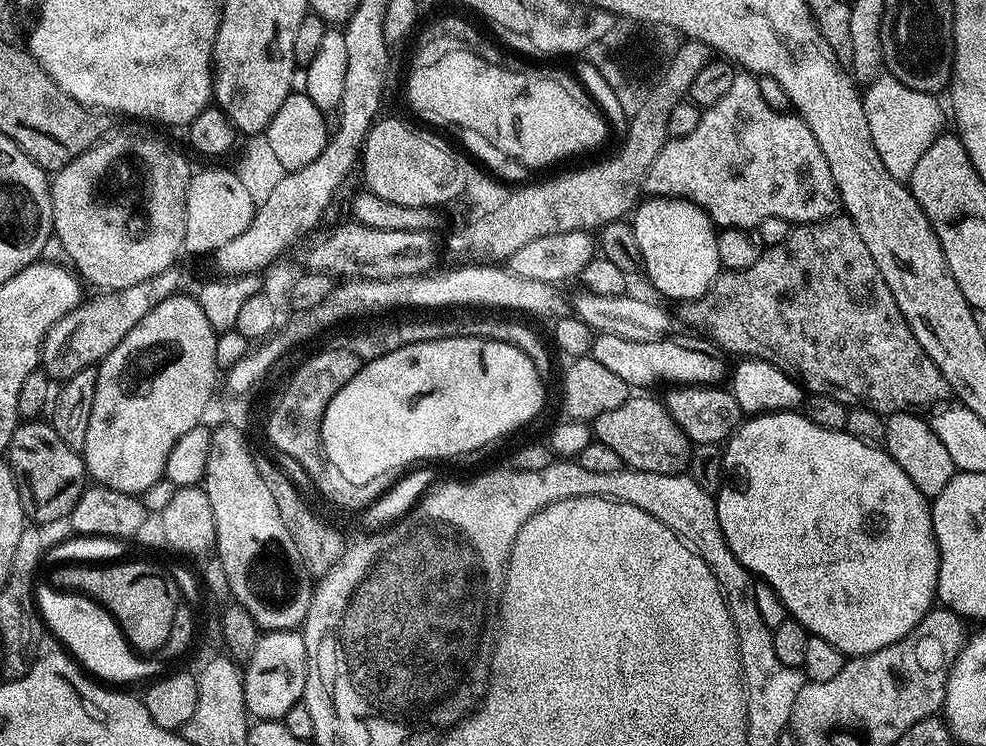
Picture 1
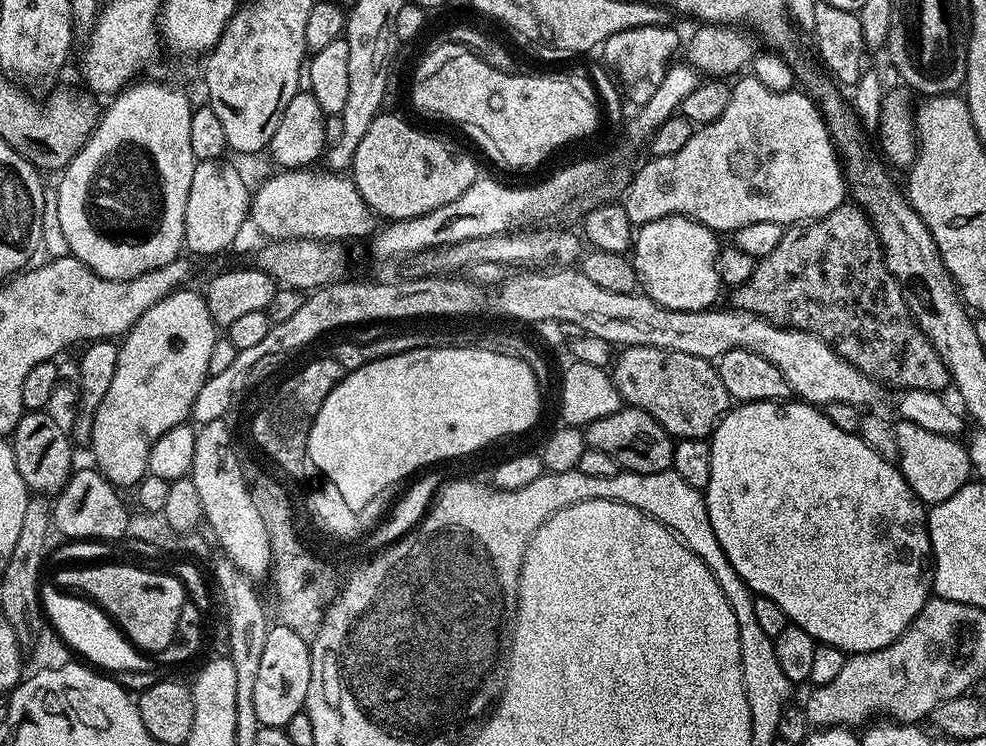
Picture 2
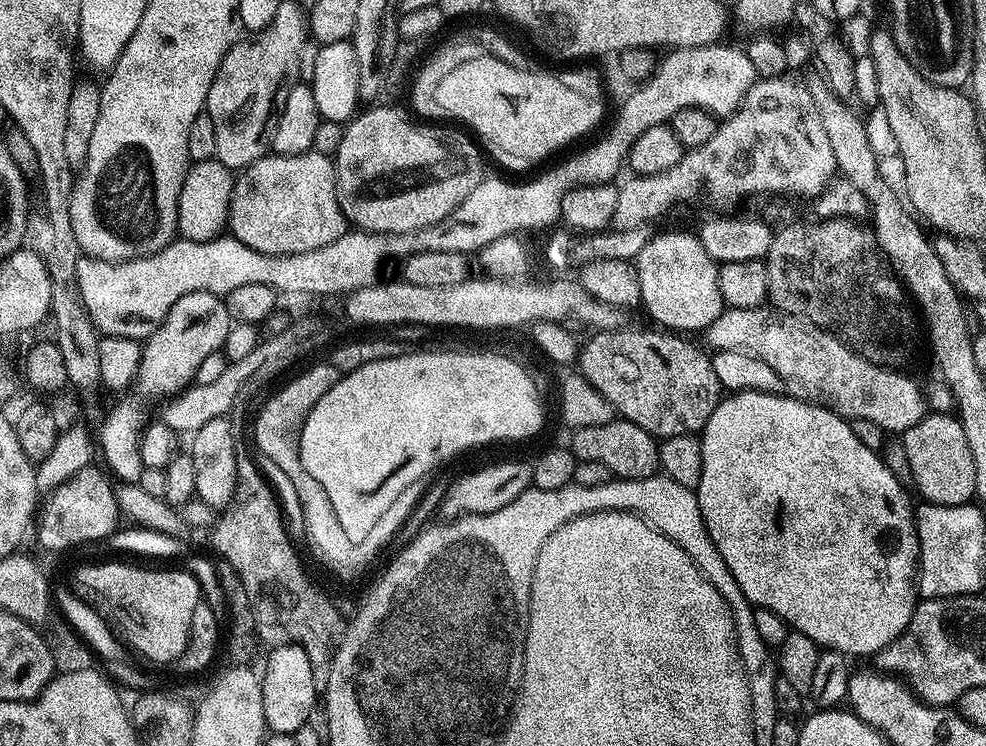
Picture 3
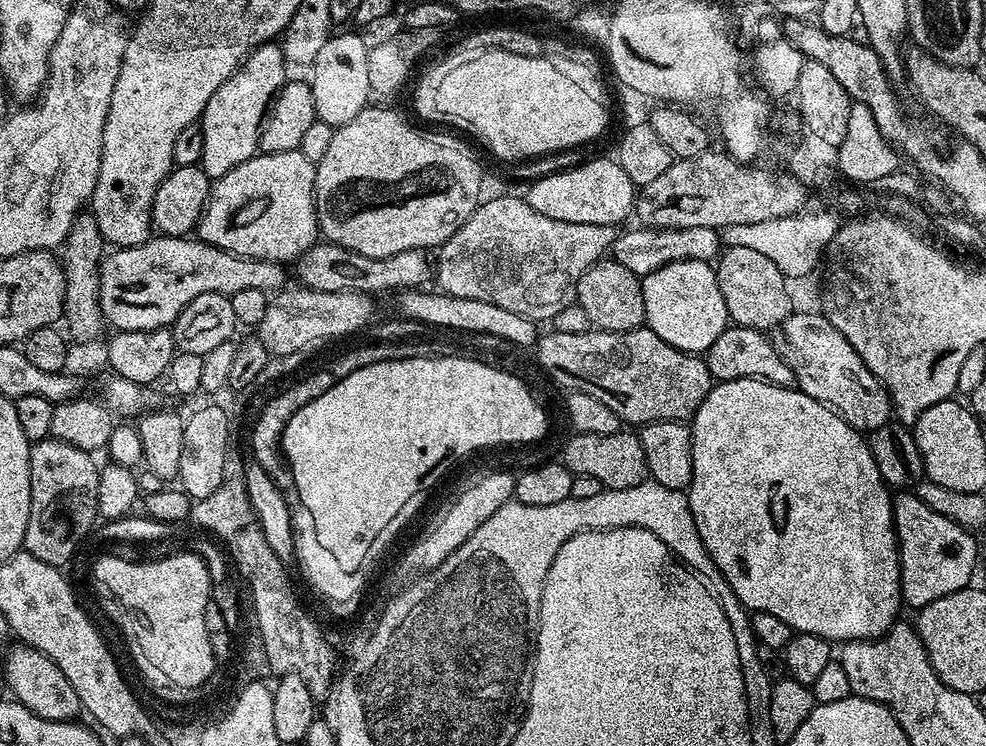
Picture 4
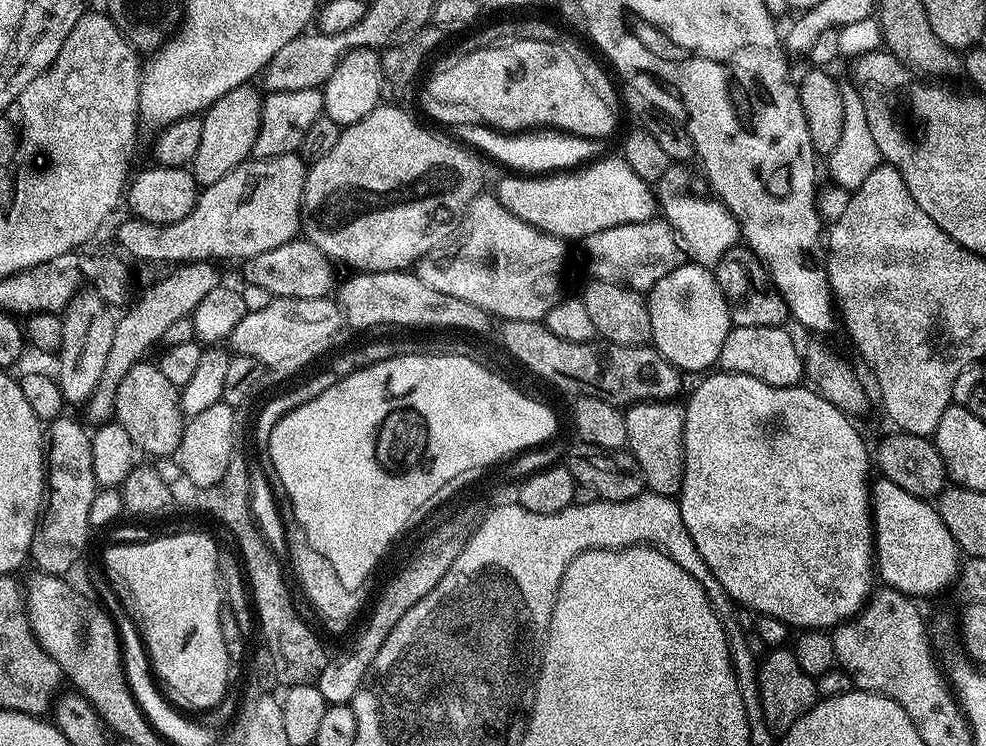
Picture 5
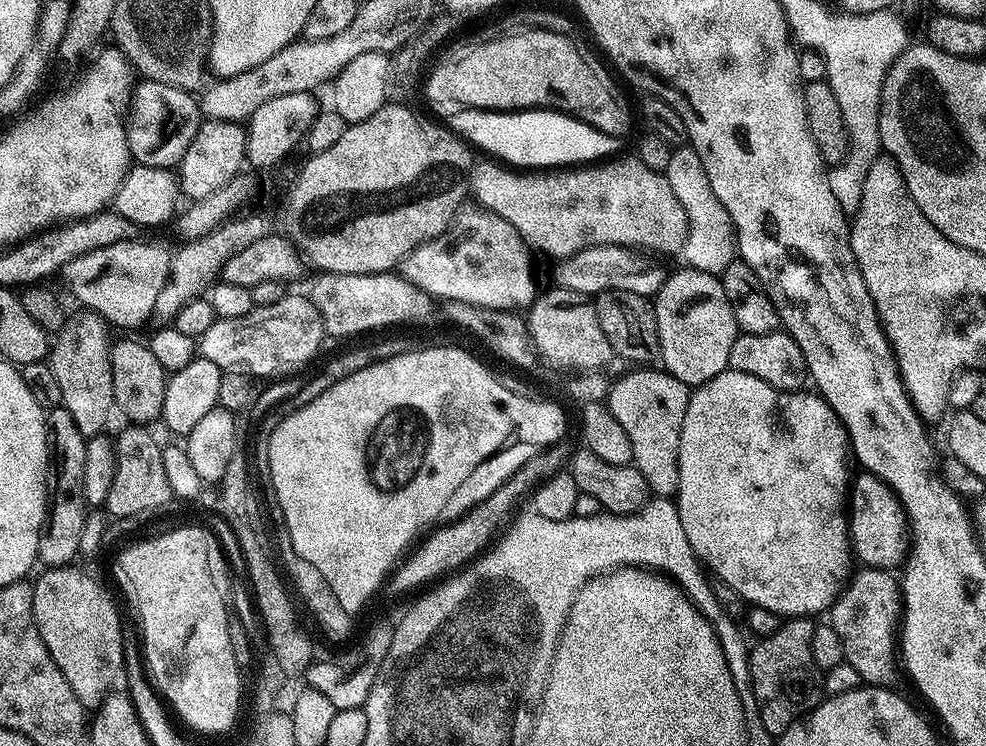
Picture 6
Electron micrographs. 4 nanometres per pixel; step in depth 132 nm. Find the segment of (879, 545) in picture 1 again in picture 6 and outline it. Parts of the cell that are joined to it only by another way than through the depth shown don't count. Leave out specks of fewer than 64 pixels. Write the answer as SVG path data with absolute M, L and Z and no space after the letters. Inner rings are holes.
M725 370L699 385L689 395L686 418L682 422L680 490L674 497L674 503L680 512L682 530L686 530L686 539L690 542L700 563L719 583L730 586L730 590L738 590L738 594L742 594L742 598L747 600L749 605L777 612L782 618L812 618L815 617L815 612L827 613L849 583L848 563L853 563L854 560L852 542L848 534L850 507L848 432L828 403L819 394L809 392L808 390L780 392L774 386L762 382L762 378L754 378L754 374Z

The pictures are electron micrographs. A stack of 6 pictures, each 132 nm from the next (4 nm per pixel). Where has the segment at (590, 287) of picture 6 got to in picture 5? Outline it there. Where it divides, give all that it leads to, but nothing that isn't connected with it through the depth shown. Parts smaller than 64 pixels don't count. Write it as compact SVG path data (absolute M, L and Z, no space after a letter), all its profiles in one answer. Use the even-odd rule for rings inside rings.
M663 218L610 226L610 230L598 230L587 236L583 244L595 279L615 280L641 294L651 290L657 280L670 274L670 270L682 262L682 241Z

